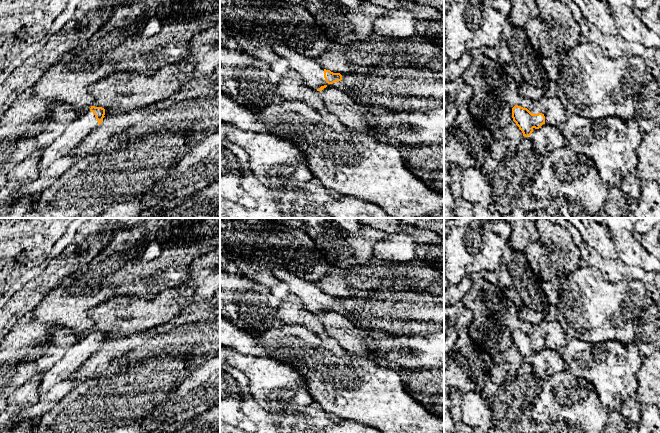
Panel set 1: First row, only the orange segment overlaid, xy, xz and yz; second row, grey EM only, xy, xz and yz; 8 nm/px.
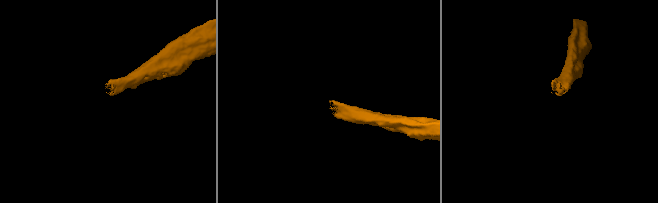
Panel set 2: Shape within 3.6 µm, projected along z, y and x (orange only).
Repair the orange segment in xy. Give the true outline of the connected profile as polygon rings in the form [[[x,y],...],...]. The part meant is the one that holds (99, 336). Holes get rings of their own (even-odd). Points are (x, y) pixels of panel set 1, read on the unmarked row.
[[[91,330],[90,334],[66,351],[52,367],[46,369],[40,380],[39,393],[46,393],[58,382],[70,378],[102,346],[105,333]]]

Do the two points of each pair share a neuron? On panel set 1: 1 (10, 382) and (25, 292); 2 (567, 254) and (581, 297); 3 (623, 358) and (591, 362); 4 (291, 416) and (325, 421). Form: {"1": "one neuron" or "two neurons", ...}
{"1": "two neurons", "2": "two neurons", "3": "one neuron", "4": "one neuron"}

